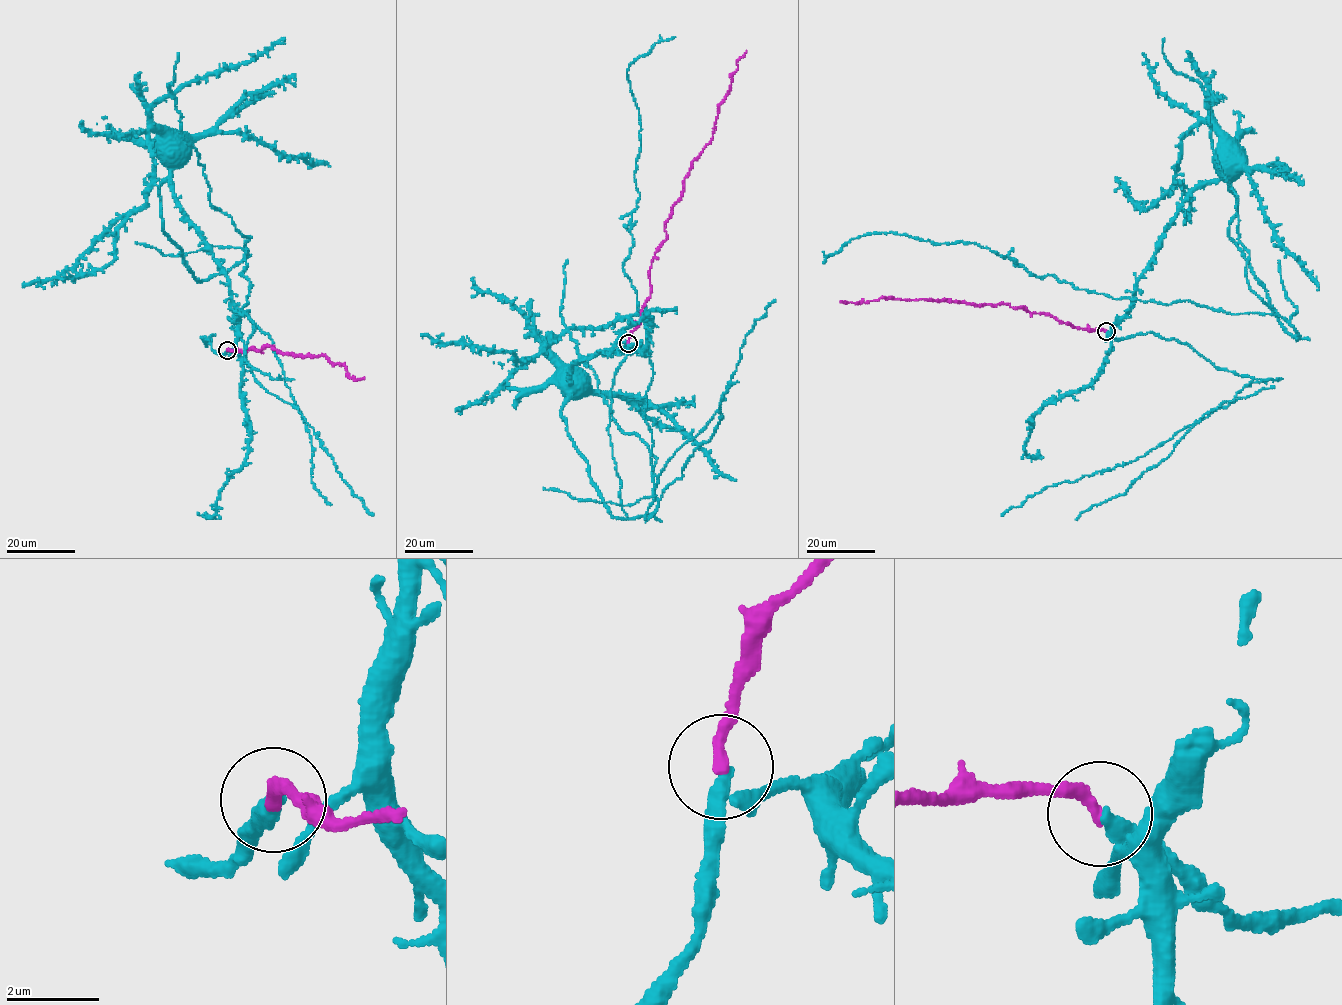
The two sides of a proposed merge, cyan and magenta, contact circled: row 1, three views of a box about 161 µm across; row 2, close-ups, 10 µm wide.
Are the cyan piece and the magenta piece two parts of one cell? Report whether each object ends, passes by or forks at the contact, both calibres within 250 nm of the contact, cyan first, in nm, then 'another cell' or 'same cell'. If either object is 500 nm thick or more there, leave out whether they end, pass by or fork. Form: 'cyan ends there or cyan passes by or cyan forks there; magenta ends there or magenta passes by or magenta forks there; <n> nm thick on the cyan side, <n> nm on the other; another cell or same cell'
cyan passes by; magenta ends there; 280 nm thick on the cyan side, 280 nm on the other; same cell

